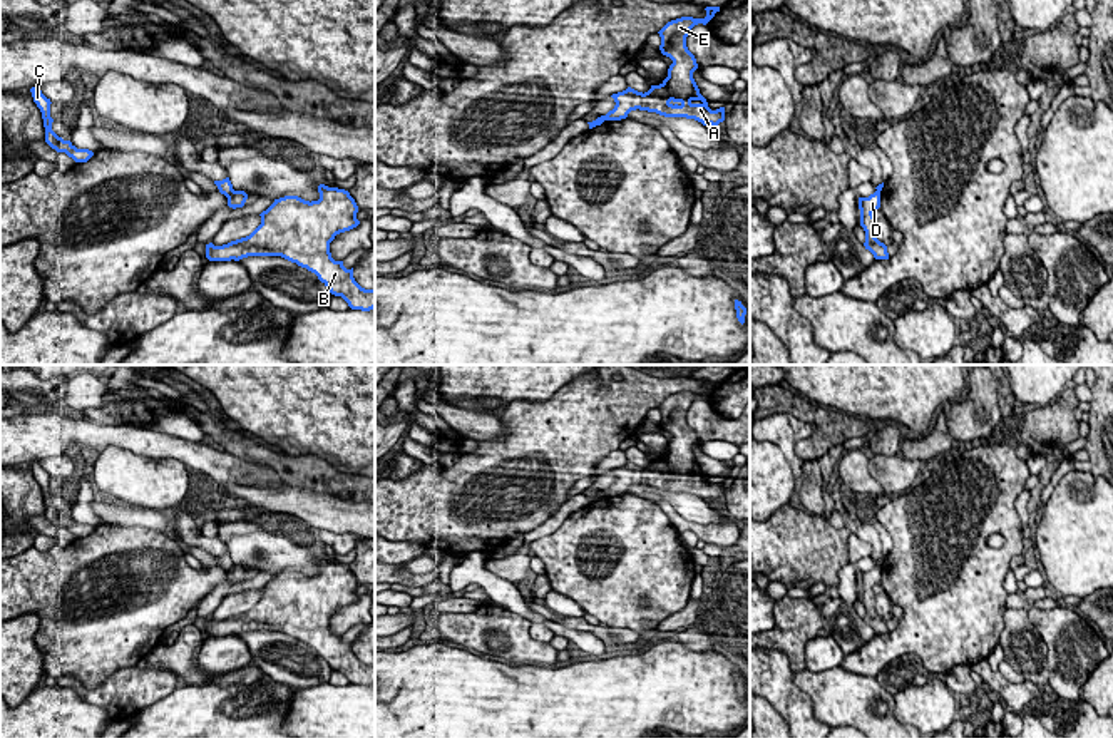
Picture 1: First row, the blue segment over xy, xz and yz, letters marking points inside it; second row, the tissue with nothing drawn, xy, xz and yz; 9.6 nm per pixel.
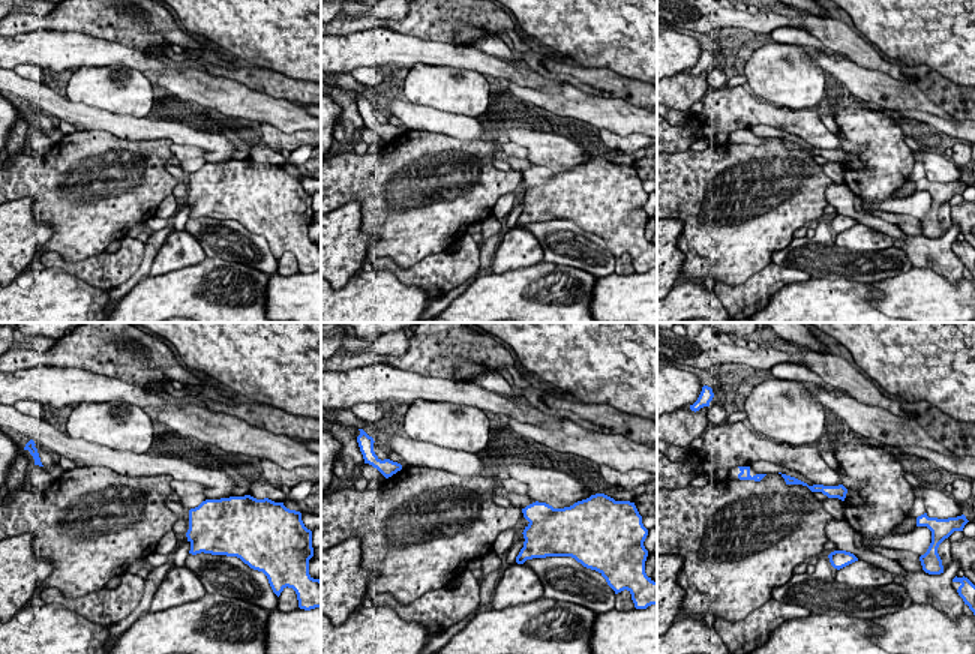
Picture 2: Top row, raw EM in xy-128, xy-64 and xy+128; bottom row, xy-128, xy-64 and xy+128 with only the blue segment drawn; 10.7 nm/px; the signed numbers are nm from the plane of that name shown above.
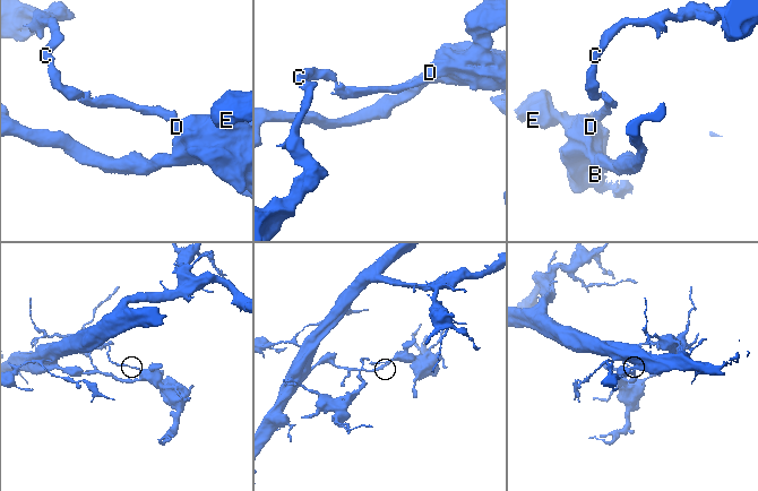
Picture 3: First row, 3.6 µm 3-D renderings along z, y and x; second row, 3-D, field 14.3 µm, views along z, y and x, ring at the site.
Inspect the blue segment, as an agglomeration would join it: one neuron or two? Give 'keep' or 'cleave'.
cleave

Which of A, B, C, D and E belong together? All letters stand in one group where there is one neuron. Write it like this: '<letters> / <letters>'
A B D E / C

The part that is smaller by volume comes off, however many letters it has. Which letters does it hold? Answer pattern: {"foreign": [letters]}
{"foreign": ["C"]}

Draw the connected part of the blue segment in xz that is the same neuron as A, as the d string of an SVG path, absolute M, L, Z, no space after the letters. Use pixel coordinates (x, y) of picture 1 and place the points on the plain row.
M706 382L705 385L705 393L681 392L668 397L658 407L661 412L661 428L673 435L668 452L659 460L651 460L644 469L631 462L613 469L611 472L616 480L604 490L606 495L626 494L636 484L656 487L664 492L695 494L703 500L718 500L725 495L725 482L711 485L706 474L700 469L693 454L698 438L686 422L690 405L698 398L706 400L720 387L720 382Z

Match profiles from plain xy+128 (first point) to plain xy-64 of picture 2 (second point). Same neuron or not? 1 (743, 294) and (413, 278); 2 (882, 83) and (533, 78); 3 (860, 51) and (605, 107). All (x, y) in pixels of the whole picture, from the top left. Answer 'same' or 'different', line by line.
1: same
2: same
3: different

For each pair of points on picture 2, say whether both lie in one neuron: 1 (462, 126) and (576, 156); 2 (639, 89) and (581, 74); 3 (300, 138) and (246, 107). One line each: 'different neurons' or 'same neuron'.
1: same neuron
2: same neuron
3: different neurons

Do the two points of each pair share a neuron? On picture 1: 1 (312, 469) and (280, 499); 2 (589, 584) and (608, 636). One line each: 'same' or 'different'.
1: different
2: different

